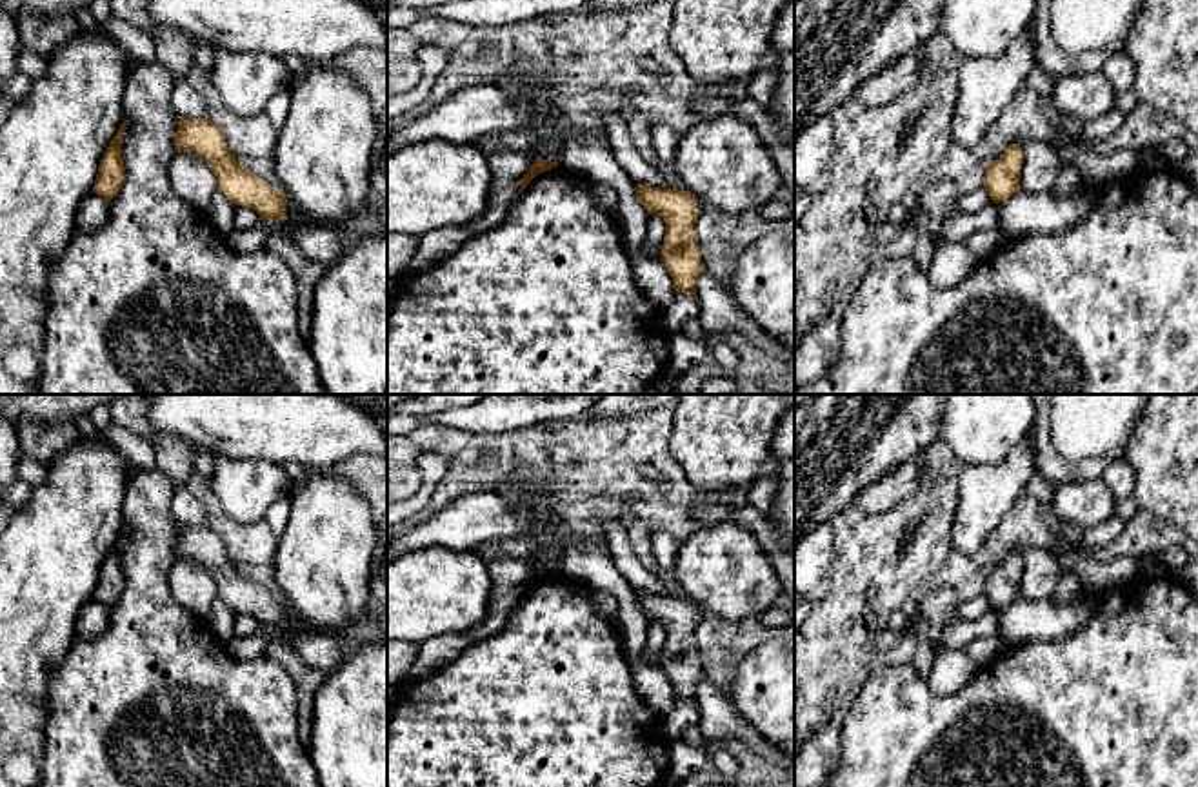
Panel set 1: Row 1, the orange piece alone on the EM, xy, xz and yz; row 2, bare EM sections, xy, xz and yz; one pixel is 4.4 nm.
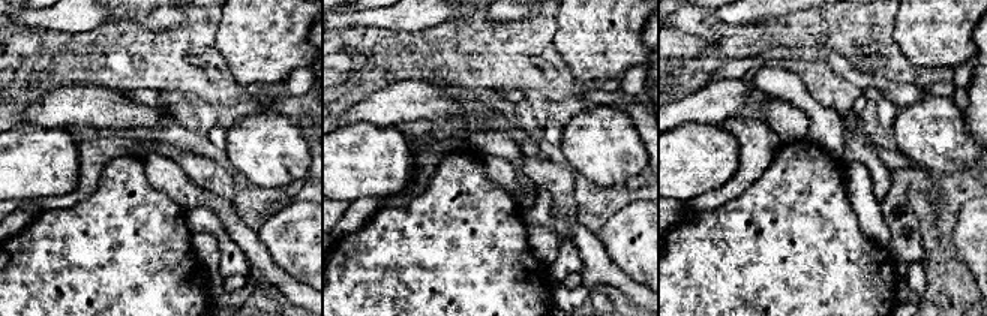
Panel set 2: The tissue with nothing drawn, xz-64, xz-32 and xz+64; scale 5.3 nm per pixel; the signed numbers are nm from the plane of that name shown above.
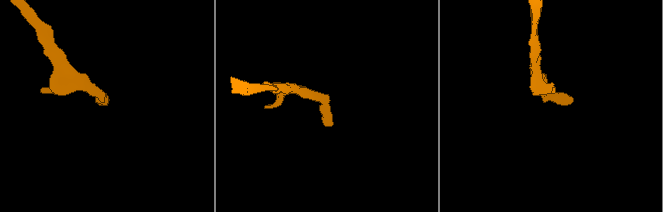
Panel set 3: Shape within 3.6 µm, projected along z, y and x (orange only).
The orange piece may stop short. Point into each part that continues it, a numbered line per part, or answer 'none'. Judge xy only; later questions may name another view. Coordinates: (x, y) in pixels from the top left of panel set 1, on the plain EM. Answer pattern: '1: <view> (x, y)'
1: xy (293, 624)

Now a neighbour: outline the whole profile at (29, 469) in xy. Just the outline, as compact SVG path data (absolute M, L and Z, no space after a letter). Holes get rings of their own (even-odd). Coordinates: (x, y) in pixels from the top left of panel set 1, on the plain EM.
M20 453L18 463L16 463L16 473L18 473L20 480L24 480L31 485L44 483L44 480L45 480L45 463Z

